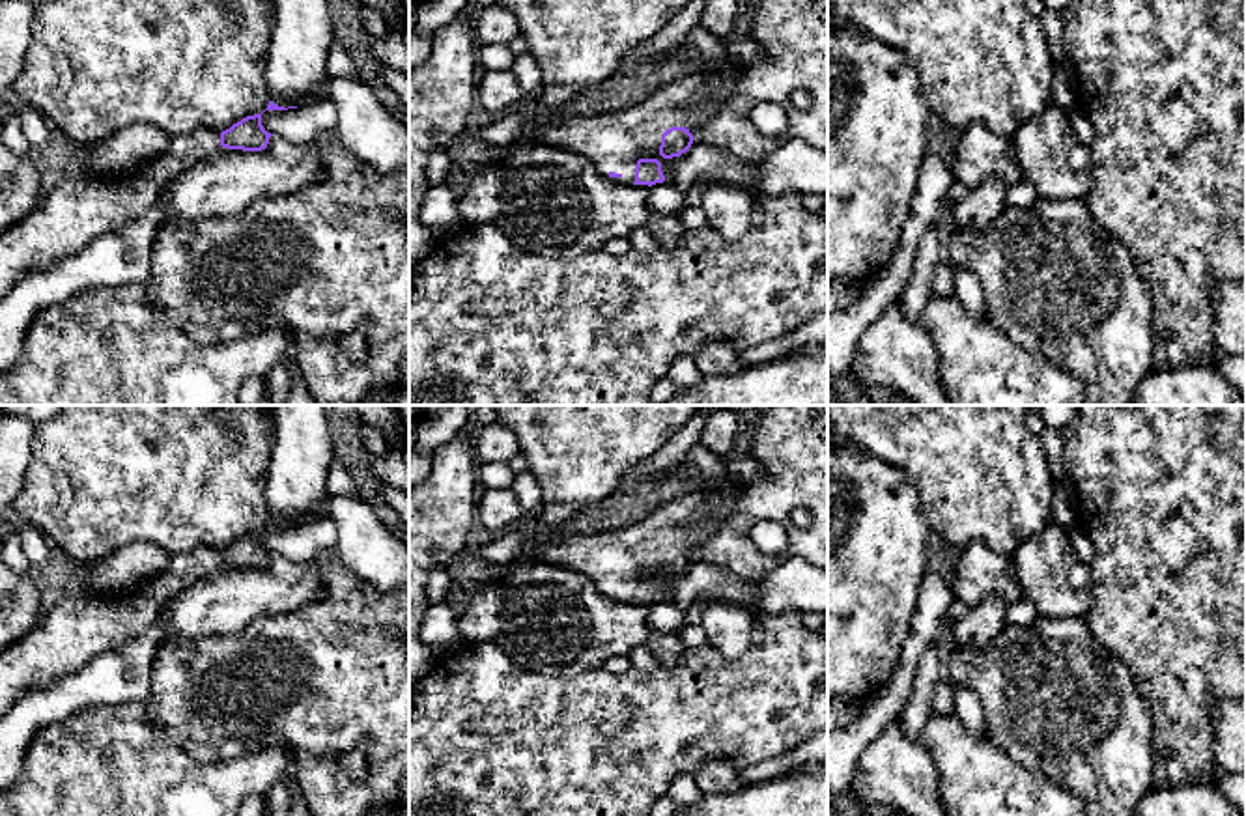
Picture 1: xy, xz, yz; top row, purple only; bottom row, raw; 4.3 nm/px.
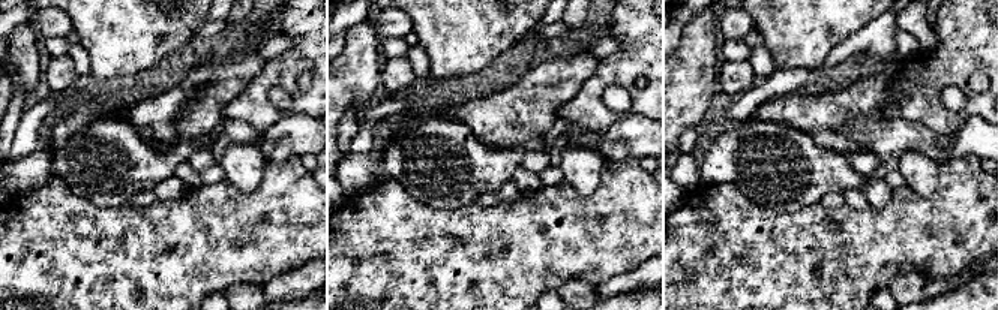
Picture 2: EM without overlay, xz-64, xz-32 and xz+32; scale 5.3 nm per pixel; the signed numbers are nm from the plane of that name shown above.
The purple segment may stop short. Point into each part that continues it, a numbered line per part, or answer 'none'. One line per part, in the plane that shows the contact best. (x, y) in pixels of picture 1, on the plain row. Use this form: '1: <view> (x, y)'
1: xz (611, 561)

